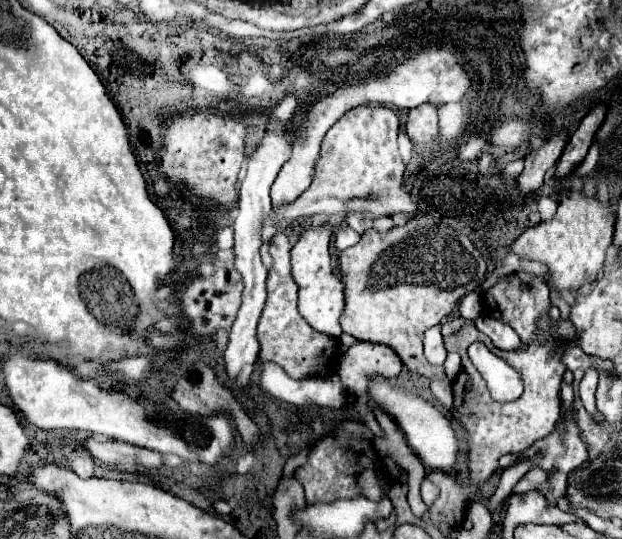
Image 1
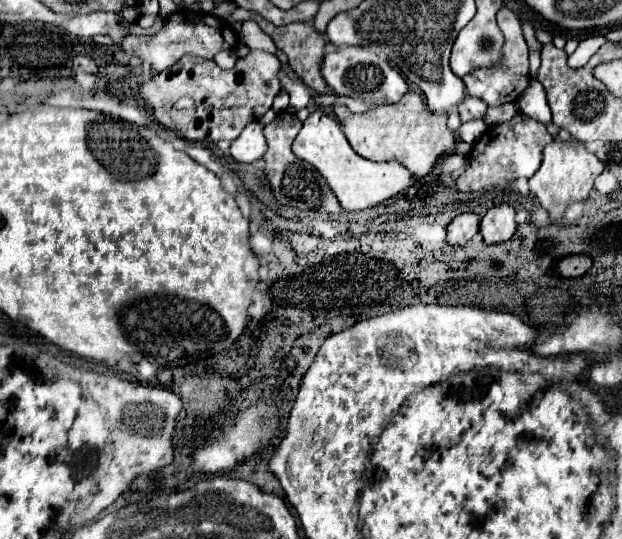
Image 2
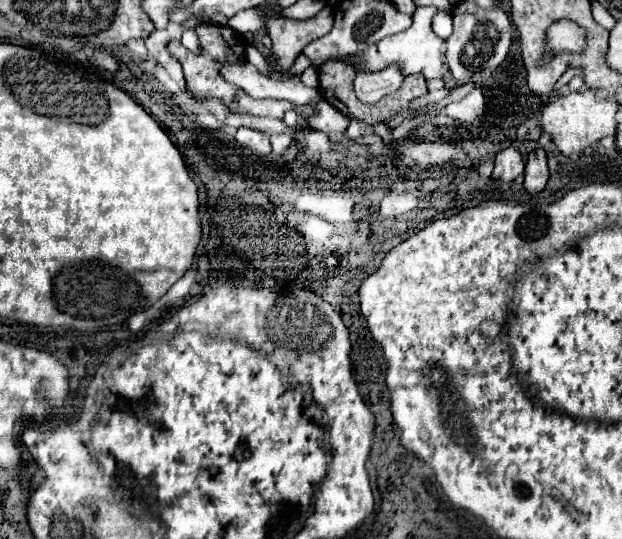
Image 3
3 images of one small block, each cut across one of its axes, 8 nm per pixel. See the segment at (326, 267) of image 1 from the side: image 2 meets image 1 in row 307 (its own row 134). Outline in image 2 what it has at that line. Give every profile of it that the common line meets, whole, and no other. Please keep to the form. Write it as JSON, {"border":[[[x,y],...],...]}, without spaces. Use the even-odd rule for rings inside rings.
{"border":[[[316,110],[308,116],[308,120],[304,122],[300,134],[296,136],[296,140],[292,144],[292,152],[300,160],[310,162],[322,174],[322,178],[326,180],[326,184],[338,198],[338,204],[346,212],[358,212],[358,210],[376,206],[418,182],[412,178],[412,174],[404,166],[398,166],[396,162],[370,162],[370,160],[358,156],[350,148],[340,124],[320,110]]]}

